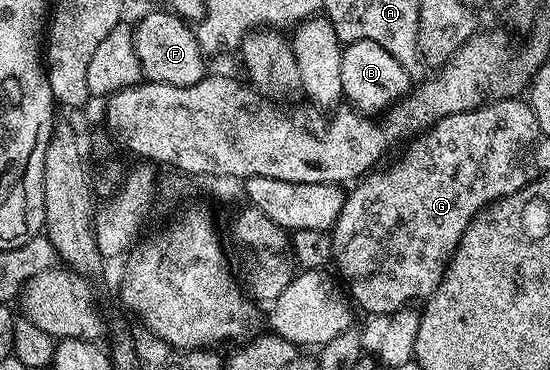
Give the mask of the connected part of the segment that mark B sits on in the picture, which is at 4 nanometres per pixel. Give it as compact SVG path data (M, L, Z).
M355 40L342 49L339 80L344 101L366 116L380 115L400 102L411 89L411 79L403 64L387 48L379 48L375 40Z

